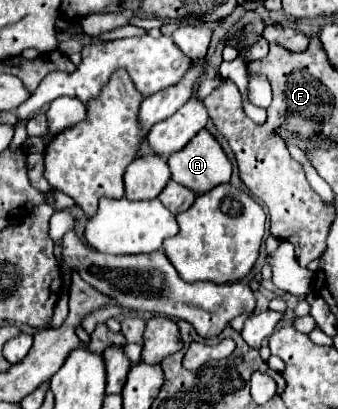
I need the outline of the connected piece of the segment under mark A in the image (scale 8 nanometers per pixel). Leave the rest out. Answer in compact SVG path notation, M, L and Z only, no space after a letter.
M200 130L182 150L170 154L168 166L172 172L172 180L194 190L196 194L208 192L218 184L230 182L230 174L232 174L232 162L228 160L228 156L222 150L222 146L218 144L218 140L208 130Z

